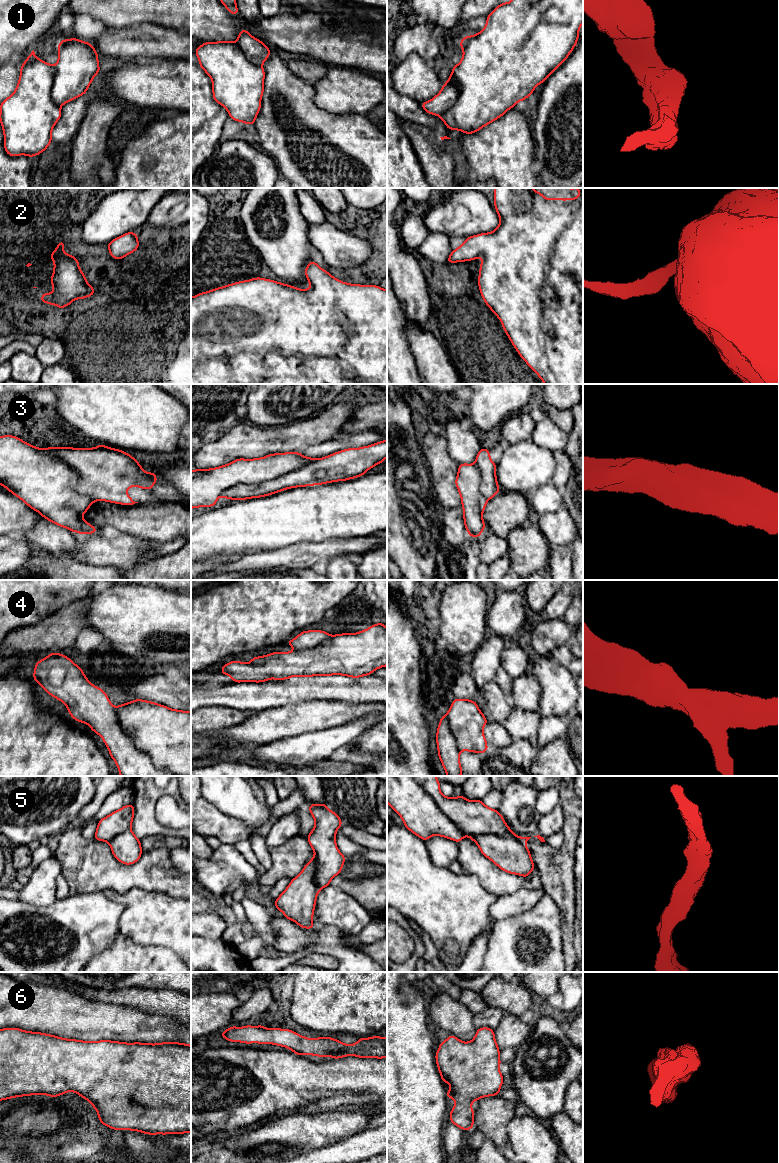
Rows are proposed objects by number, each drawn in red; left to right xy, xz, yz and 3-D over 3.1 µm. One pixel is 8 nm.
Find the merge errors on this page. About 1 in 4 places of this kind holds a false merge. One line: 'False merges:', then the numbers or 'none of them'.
False merges: 4

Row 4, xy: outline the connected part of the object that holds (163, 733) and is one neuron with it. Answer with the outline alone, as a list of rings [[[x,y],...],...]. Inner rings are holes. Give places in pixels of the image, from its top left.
[[[135,699],[115,707],[116,716],[122,730],[132,738],[134,746],[148,754],[154,765],[169,769],[179,776],[191,776],[191,712],[171,709],[162,704]]]

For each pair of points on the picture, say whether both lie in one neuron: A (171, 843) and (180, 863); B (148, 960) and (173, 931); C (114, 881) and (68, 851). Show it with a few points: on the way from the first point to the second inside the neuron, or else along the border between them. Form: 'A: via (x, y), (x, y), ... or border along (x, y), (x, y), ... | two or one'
A: border along (180, 847), (169, 850) | two
B: border along (137, 943), (163, 945), (170, 948), (180, 959) | two
C: via (103, 871), (90, 867), (79, 857) | one

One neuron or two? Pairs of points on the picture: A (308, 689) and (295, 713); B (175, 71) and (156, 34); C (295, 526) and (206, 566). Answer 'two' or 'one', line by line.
A: two
B: one
C: one

